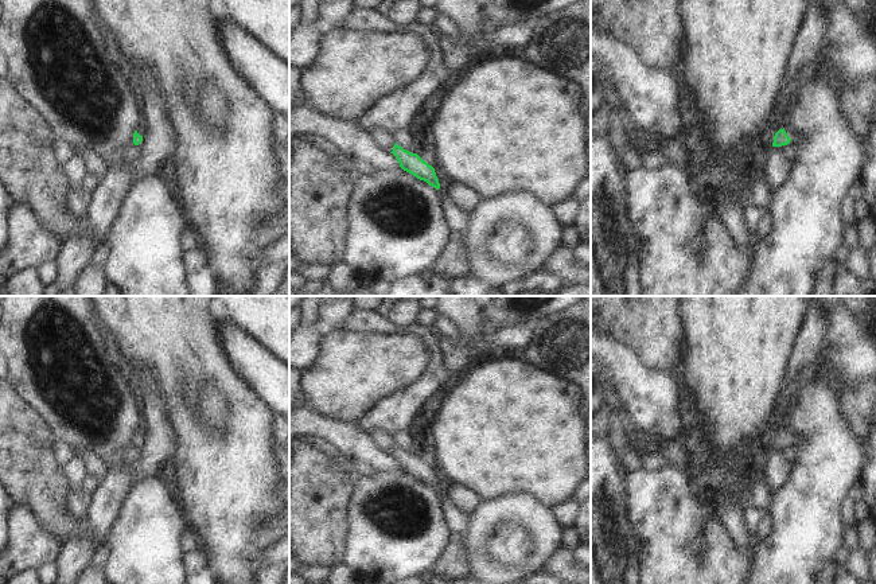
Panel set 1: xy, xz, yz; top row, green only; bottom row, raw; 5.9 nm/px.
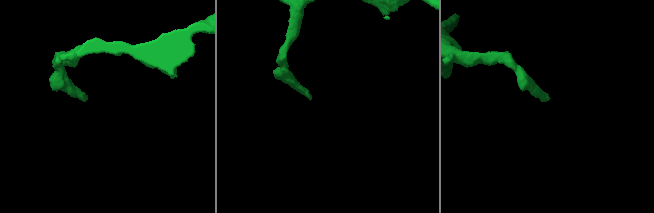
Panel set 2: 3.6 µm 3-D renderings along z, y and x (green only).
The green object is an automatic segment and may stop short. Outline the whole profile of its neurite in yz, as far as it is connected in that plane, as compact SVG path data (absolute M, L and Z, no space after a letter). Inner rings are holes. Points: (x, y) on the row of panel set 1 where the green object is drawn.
M790 128L779 129L774 136L772 147L782 147L790 144L791 140L799 140L801 136Z

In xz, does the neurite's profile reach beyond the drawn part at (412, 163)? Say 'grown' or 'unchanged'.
grown

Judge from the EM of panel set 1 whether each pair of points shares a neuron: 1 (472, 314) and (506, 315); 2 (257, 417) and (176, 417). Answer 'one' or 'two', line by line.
1: two
2: one

